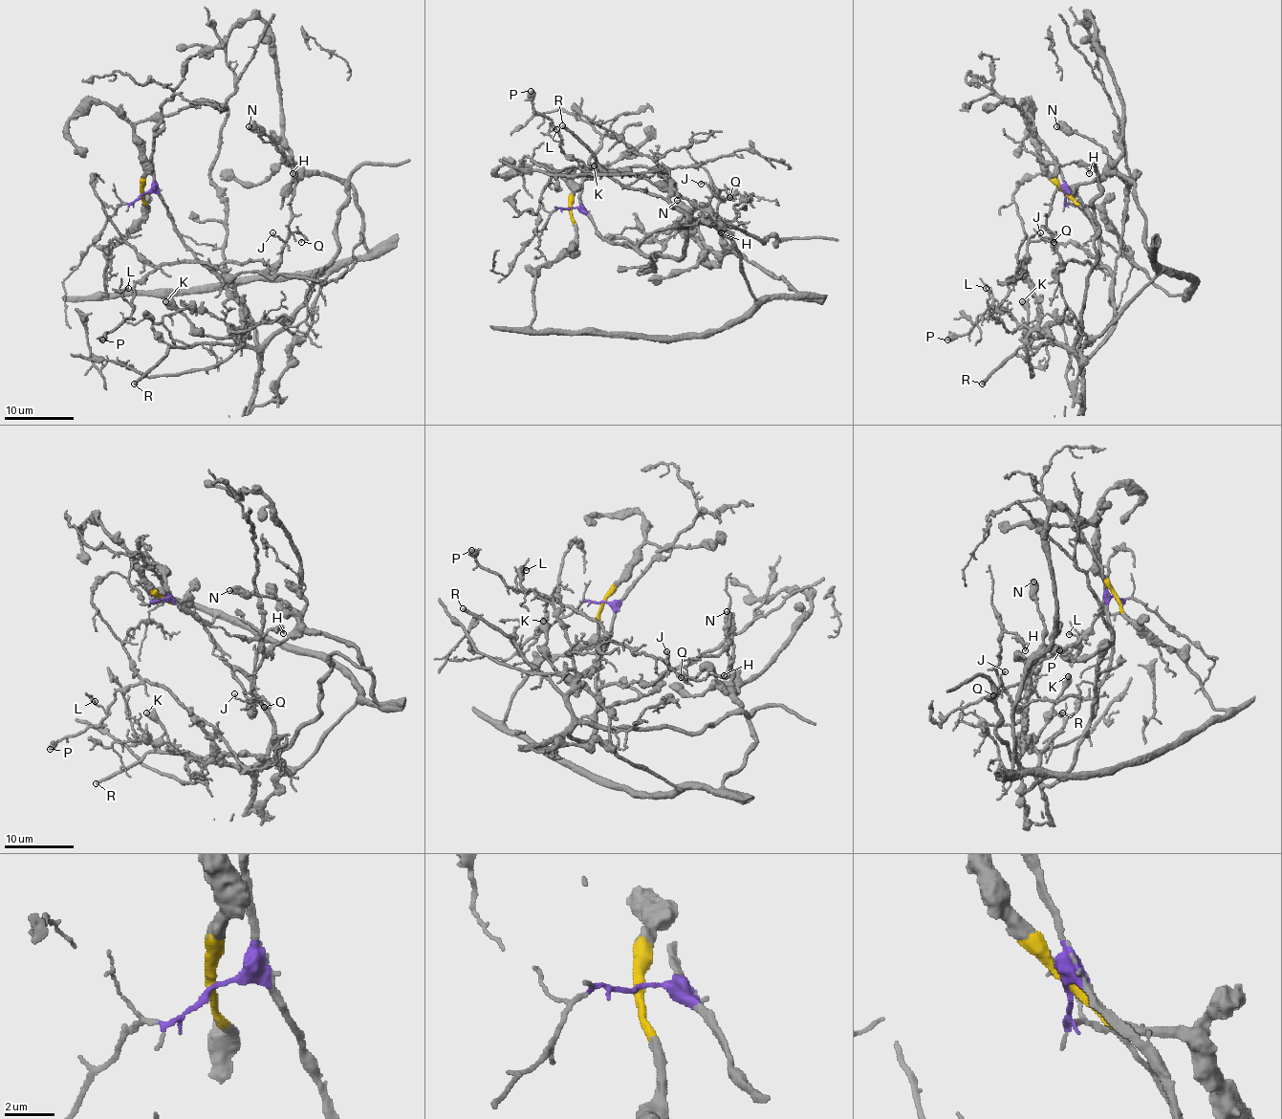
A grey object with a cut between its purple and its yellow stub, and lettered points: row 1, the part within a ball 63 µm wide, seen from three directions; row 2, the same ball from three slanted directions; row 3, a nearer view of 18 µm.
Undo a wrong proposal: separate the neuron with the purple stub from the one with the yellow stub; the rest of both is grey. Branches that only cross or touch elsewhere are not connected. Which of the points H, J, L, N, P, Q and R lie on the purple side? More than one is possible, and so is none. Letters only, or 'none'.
H, J, L, P, Q, R

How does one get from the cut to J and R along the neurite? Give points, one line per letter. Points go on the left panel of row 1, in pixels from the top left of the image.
J: (142, 193), (154, 191), (181, 240), (205, 265), (217, 266), (255, 261), (274, 265), (283, 242), (272, 233)
R: (142, 193), (160, 197), (181, 238), (241, 304), (259, 357), (253, 348), (234, 344), (170, 346), (134, 383)

